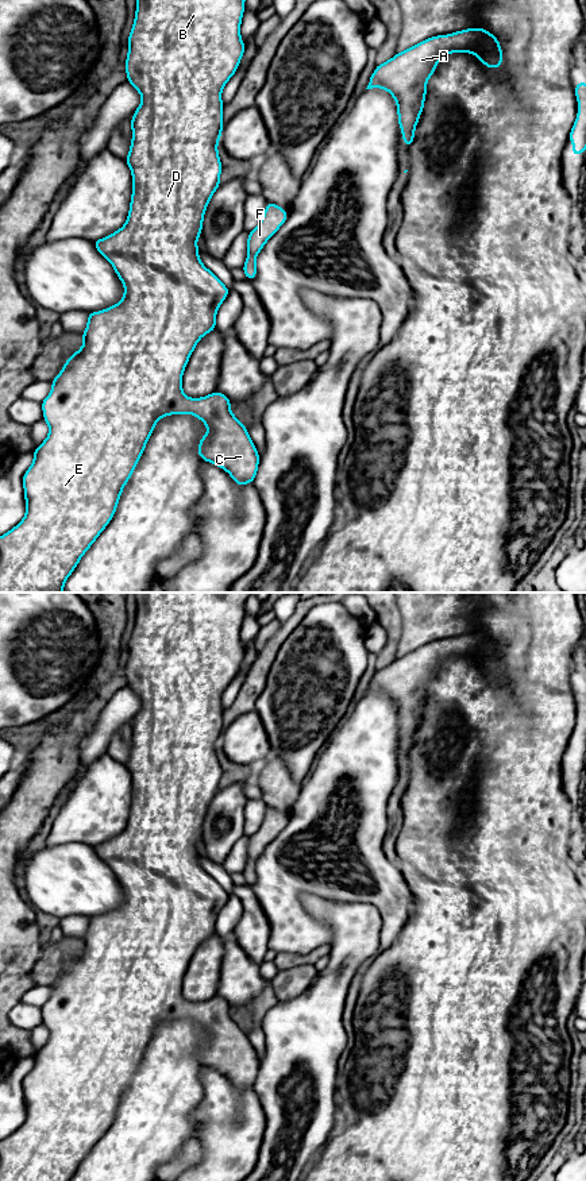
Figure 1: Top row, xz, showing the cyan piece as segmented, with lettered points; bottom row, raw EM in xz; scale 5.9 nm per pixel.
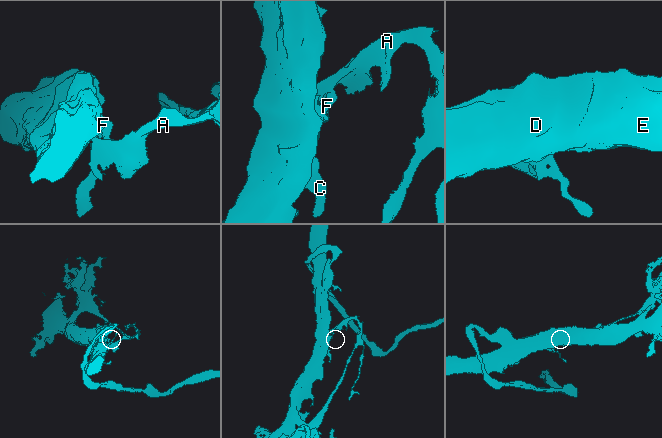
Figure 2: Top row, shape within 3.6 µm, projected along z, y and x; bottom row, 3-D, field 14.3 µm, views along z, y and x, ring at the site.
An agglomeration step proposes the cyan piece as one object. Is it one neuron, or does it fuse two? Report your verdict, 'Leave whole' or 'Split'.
Split

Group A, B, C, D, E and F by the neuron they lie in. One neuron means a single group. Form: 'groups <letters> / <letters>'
groups A B C D E / F

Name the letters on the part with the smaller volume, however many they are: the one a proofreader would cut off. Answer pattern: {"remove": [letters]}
{"remove": ["F"]}

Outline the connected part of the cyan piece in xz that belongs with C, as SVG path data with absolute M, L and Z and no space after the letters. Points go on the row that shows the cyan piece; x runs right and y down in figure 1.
M136 0L136 12L132 30L128 35L128 54L126 59L127 81L140 93L142 101L131 119L132 140L128 157L124 159L132 173L132 196L126 224L116 232L92 242L97 251L113 266L116 275L124 285L120 302L100 312L88 313L88 325L81 335L82 347L63 364L61 373L51 381L50 394L41 402L43 420L50 432L45 441L32 452L34 462L23 475L26 498L26 516L5 534L0 536L0 593L63 593L66 579L72 575L84 553L109 524L115 516L122 491L131 478L144 447L153 435L157 421L170 414L193 414L208 428L201 437L197 452L204 462L211 462L225 470L238 486L252 483L258 471L261 456L257 452L246 425L231 413L231 401L220 391L203 398L189 398L182 391L182 374L198 340L216 329L216 312L227 298L230 289L208 270L200 260L197 238L201 236L203 220L209 200L220 186L221 162L217 153L223 131L221 90L238 70L246 45L240 38L240 23L244 12L244 0Z

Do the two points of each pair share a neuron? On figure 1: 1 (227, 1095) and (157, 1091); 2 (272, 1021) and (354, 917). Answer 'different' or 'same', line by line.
1: different
2: same

